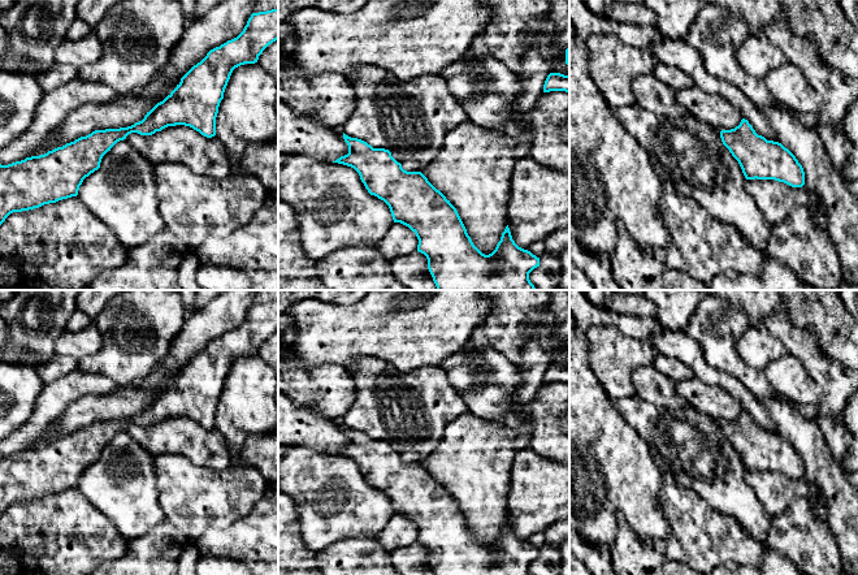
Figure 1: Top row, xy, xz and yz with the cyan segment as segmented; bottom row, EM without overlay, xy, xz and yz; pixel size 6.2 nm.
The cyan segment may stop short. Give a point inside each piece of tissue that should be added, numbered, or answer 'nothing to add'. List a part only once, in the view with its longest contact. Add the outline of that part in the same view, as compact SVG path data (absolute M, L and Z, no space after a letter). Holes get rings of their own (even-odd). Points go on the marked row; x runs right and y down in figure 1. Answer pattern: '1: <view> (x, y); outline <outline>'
nothing to add

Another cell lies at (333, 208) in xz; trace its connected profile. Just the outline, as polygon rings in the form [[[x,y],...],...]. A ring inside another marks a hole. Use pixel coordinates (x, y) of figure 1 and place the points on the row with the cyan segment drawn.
[[[289,155],[278,169],[278,195],[295,211],[302,247],[315,261],[342,247],[377,247],[394,224],[389,206],[368,193],[354,168],[309,155]]]

